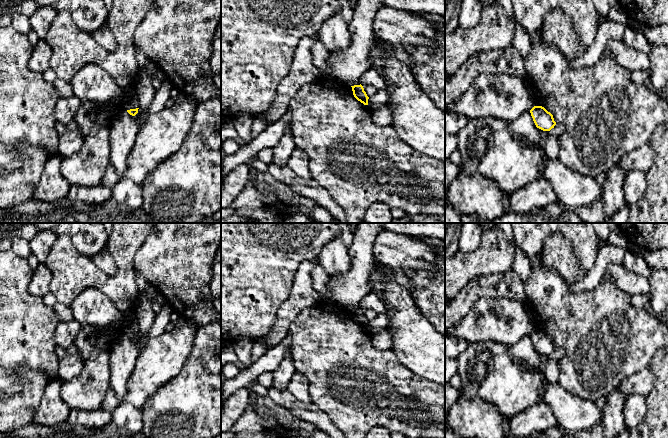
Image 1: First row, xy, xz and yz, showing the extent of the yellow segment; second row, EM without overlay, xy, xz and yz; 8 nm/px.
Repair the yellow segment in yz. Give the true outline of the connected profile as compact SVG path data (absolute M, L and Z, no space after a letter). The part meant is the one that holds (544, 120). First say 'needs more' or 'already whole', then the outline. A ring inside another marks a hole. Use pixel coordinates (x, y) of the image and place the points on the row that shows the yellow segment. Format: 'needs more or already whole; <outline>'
already whole; M534 106L530 113L536 127L543 131L550 131L556 125L553 115L542 106Z

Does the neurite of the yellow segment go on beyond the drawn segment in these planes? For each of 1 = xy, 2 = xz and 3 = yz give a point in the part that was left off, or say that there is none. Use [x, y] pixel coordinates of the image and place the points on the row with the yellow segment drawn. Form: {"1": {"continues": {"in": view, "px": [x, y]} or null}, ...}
{"1": {"continues": null}, "2": {"continues": null}, "3": {"continues": null}}

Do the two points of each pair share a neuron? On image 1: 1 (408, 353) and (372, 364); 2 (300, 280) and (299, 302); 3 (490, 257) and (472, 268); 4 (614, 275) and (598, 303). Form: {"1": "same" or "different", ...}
{"1": "different", "2": "same", "3": "same", "4": "different"}

